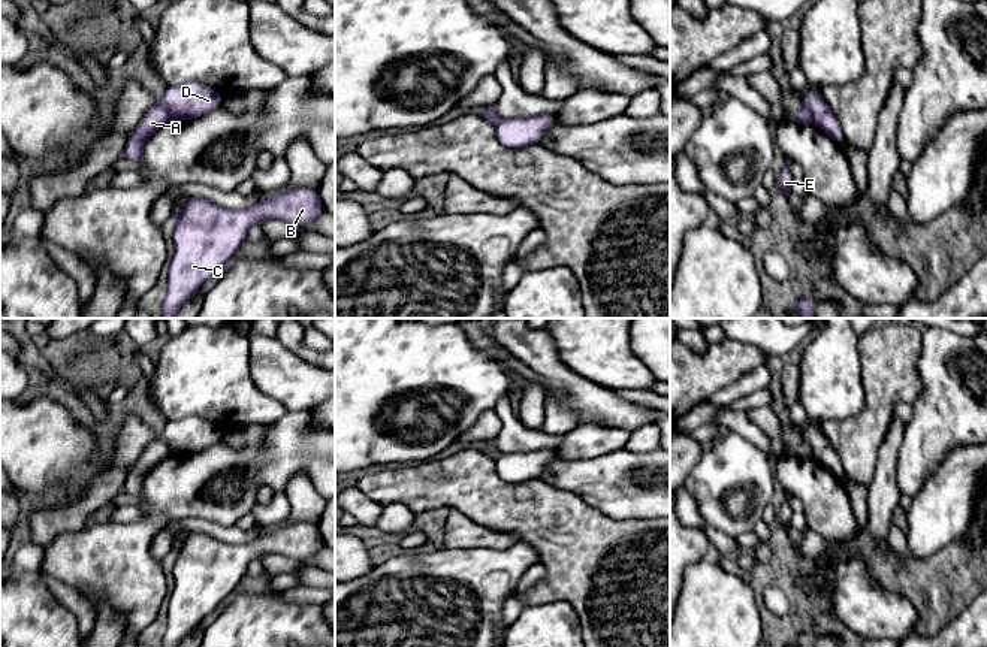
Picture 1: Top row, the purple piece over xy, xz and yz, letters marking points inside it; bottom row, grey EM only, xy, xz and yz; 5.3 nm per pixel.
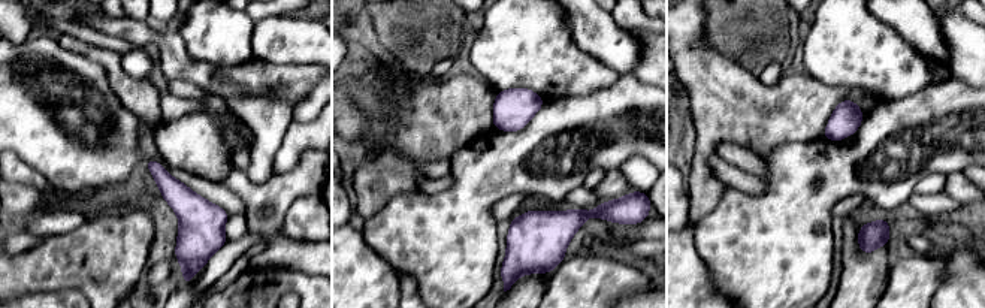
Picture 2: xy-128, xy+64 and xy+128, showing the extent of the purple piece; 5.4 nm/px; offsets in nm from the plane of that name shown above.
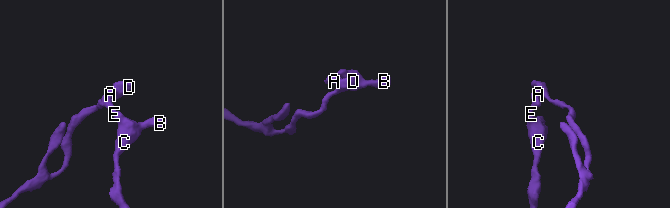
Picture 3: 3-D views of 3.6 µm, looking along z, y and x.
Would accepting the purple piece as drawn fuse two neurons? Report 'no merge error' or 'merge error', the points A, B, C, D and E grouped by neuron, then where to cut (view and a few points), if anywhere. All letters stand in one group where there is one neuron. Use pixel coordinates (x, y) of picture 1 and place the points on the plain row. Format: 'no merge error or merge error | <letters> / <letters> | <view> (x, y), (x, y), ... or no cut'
merge error | A B C E / D | yz (803, 438), (812, 456)

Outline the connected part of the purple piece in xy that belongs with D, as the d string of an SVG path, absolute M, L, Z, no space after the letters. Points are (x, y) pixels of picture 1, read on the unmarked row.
M187 417L169 420L160 438L170 454L193 454L223 439L223 430L208 420Z

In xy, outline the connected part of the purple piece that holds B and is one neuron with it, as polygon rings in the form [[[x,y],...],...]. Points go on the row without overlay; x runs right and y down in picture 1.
[[[284,523],[257,539],[239,545],[218,541],[199,532],[185,533],[182,547],[176,551],[173,566],[175,586],[167,601],[166,631],[163,647],[178,647],[190,631],[196,629],[238,586],[250,562],[266,553],[280,553],[292,559],[305,560],[323,547],[319,526],[313,523]]]

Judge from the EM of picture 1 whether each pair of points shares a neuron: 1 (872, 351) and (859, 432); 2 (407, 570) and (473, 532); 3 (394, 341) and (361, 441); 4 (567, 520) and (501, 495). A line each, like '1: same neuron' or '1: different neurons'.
1: same neuron
2: different neurons
3: same neuron
4: same neuron

